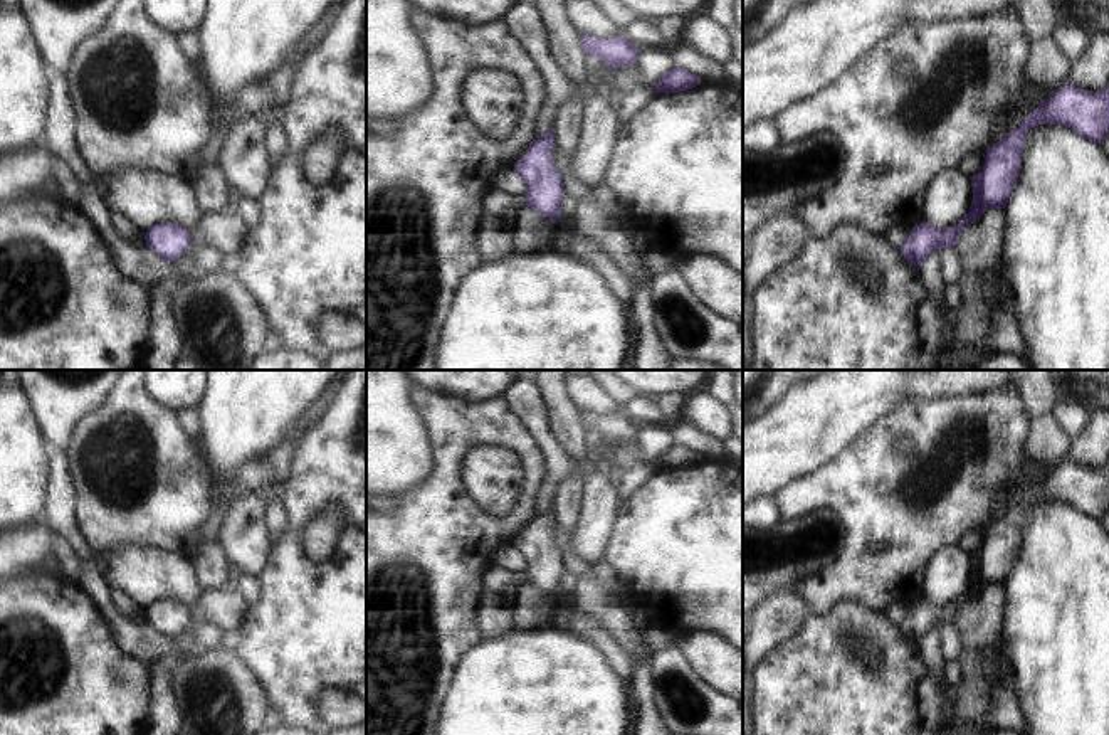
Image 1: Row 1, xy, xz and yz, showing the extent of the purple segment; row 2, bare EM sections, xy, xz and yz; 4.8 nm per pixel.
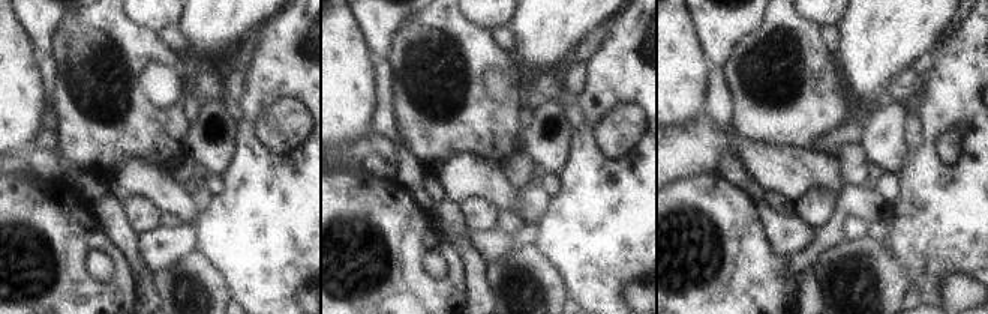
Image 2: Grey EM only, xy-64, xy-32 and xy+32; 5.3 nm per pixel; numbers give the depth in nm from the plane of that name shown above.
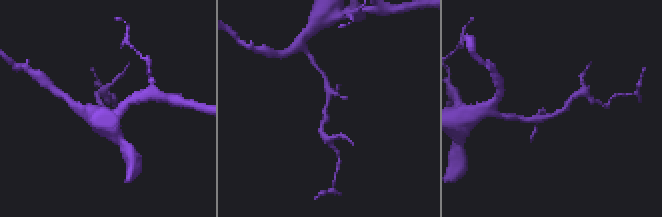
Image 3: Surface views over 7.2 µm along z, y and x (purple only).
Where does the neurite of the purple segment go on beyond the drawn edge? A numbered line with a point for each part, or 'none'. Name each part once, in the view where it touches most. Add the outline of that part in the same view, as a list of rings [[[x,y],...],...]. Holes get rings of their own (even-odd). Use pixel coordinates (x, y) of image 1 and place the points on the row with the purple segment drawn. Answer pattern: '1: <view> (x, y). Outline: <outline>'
none

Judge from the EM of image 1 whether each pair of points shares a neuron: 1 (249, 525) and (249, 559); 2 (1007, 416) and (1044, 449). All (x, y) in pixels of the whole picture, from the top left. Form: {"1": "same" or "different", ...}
{"1": "same", "2": "different"}

